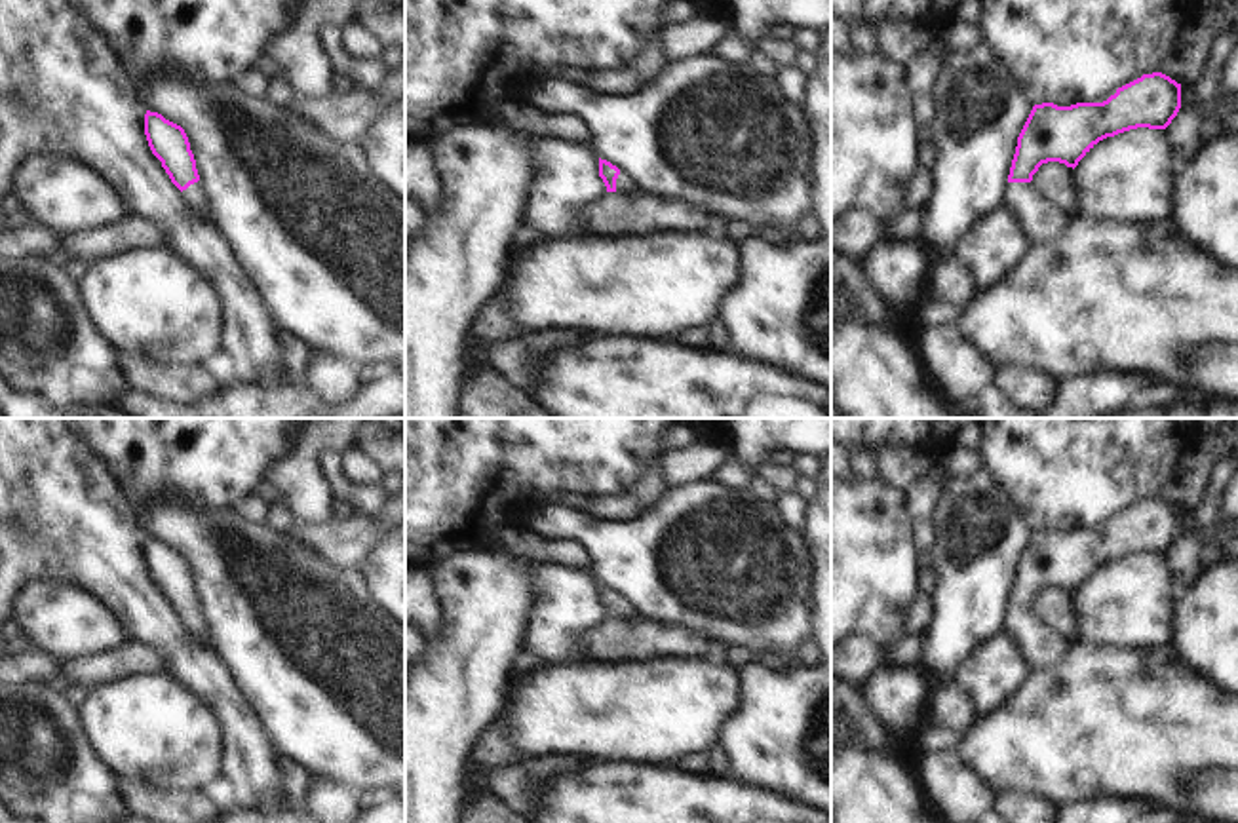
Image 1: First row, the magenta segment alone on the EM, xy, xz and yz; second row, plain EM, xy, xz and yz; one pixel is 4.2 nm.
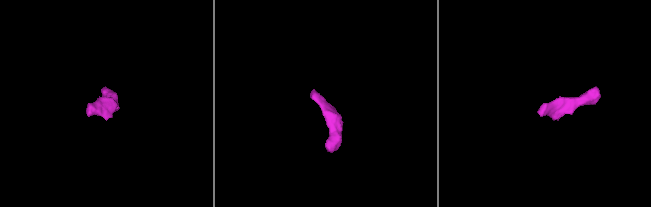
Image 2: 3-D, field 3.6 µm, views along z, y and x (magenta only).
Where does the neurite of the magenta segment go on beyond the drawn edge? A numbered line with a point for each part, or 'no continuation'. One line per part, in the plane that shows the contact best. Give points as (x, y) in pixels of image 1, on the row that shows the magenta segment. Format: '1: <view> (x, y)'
1: xz (622, 183)

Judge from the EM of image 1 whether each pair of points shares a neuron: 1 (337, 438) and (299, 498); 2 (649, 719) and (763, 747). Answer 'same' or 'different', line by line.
1: same
2: different

